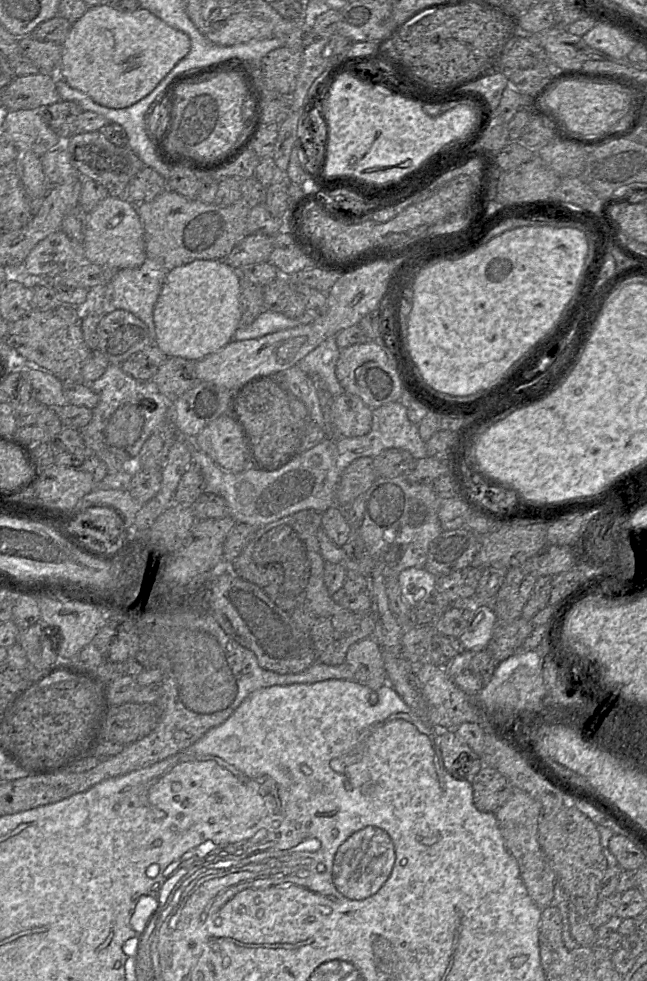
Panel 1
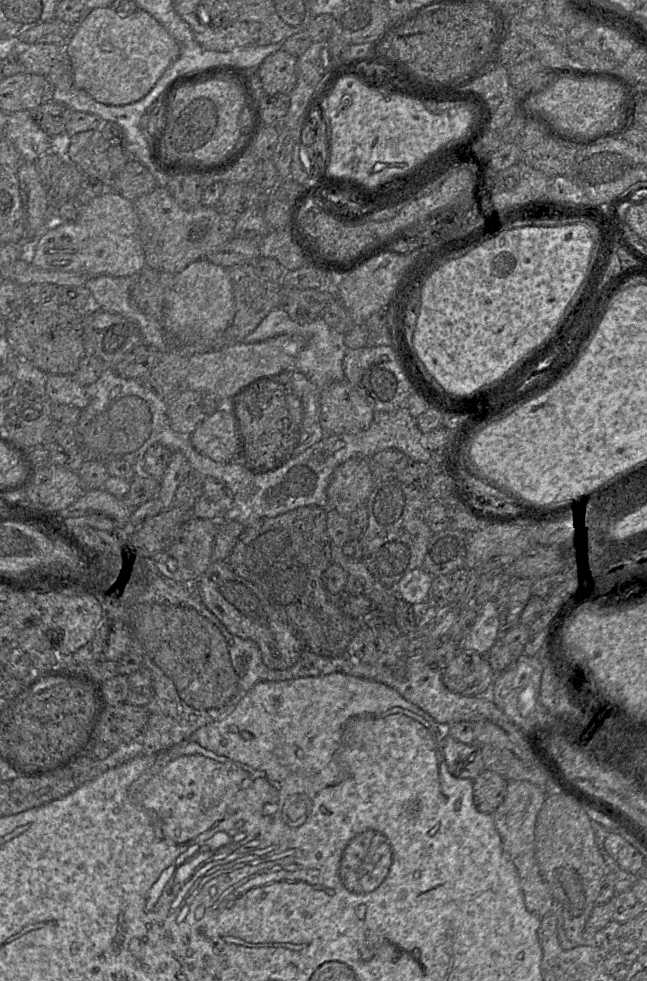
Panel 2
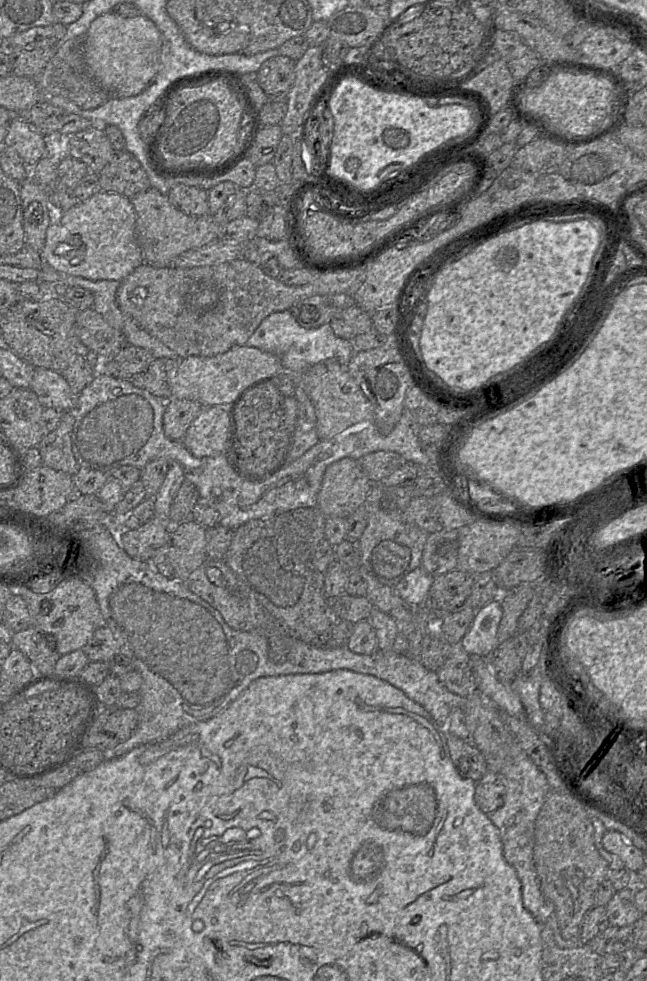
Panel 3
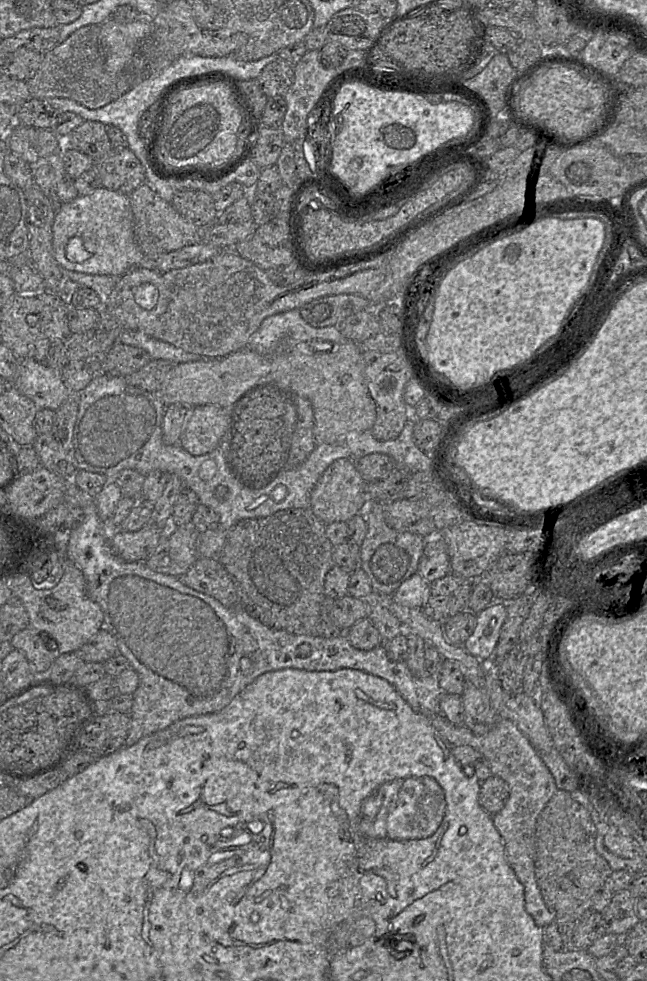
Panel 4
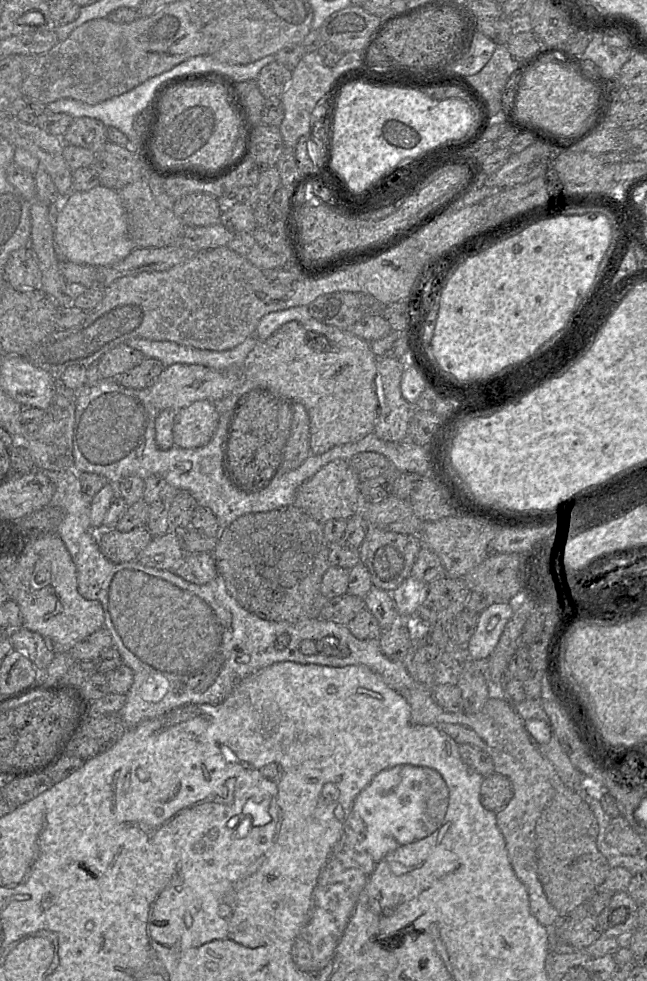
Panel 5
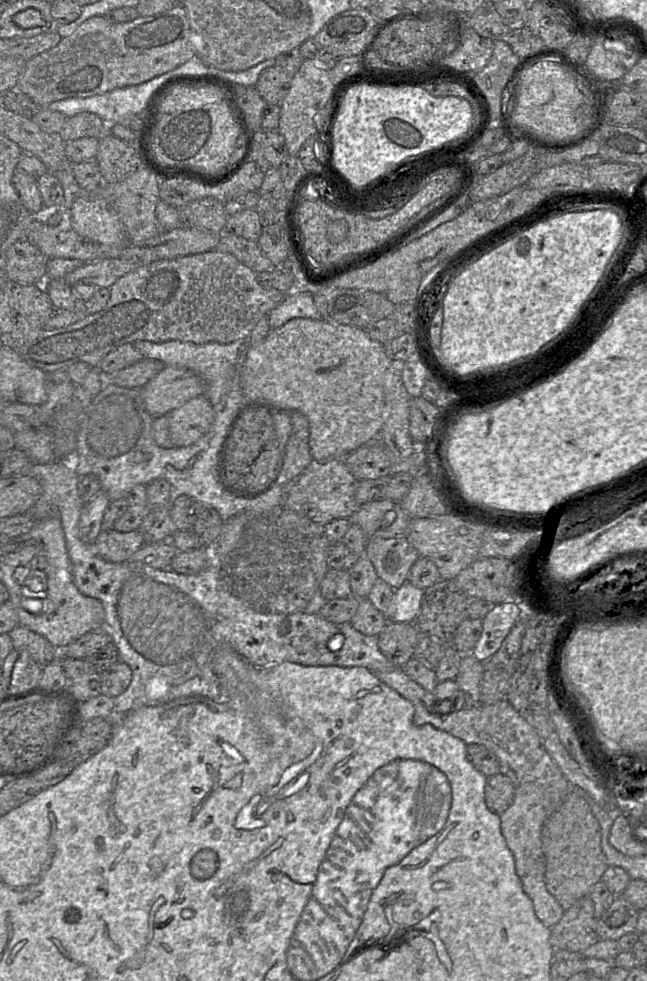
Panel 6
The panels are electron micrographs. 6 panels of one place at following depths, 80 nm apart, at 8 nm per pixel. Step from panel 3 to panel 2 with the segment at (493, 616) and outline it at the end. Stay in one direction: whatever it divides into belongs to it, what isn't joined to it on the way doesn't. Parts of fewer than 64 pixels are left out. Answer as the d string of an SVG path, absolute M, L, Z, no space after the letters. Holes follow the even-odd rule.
M494 600L477 608L477 616L468 632L458 641L460 650L486 655L499 636L498 609Z

